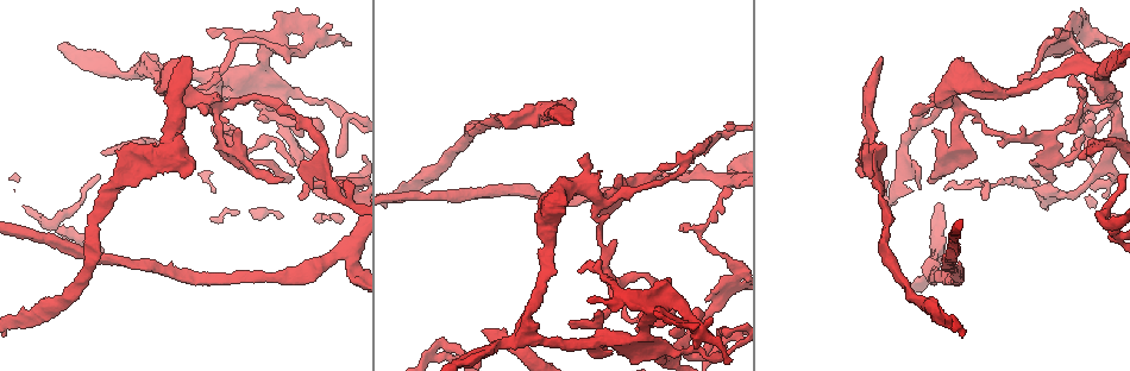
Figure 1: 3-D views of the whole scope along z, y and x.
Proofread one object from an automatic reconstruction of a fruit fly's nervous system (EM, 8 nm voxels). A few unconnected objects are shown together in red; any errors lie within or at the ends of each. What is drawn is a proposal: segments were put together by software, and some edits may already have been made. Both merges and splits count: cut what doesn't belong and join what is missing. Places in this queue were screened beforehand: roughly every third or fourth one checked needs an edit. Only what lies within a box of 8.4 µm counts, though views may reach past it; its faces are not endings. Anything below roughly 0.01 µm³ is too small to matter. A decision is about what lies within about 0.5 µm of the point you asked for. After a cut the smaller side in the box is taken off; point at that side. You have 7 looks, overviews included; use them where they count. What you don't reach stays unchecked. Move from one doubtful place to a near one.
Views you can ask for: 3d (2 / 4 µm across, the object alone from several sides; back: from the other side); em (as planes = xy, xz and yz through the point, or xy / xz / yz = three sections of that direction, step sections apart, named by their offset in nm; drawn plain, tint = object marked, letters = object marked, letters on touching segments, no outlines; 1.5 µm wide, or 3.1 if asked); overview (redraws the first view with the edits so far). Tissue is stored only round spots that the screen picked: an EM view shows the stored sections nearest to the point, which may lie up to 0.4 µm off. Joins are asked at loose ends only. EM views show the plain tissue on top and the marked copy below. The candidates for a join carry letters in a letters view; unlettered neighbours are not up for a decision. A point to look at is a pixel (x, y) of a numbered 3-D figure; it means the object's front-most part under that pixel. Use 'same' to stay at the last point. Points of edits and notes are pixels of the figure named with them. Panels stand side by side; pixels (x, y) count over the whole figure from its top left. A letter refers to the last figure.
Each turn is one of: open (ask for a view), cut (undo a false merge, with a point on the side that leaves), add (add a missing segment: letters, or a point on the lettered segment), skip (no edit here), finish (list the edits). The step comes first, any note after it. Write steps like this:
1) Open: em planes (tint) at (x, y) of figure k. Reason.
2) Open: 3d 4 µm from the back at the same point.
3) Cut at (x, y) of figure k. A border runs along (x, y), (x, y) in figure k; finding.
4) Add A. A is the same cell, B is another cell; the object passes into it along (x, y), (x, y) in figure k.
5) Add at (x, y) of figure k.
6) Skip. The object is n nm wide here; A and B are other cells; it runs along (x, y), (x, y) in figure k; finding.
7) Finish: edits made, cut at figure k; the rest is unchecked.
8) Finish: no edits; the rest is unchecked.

Open: em xz step 8 (tint) at (143, 66) of figure 1. Abrupt turn.

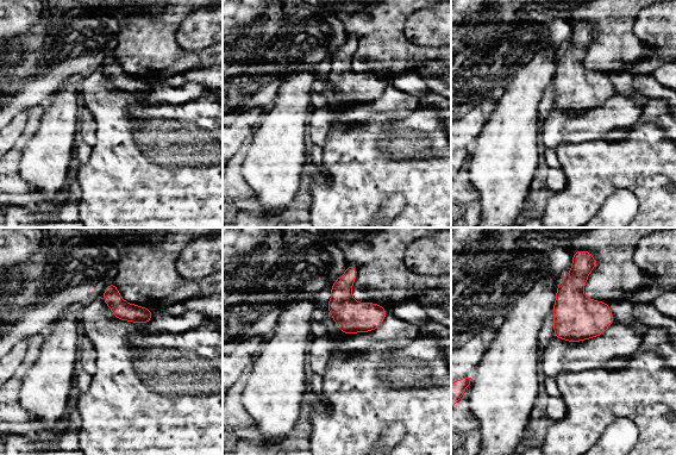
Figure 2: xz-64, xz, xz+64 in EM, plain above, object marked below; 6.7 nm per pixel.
Open: em planes (letters) at the same point. Another direction.

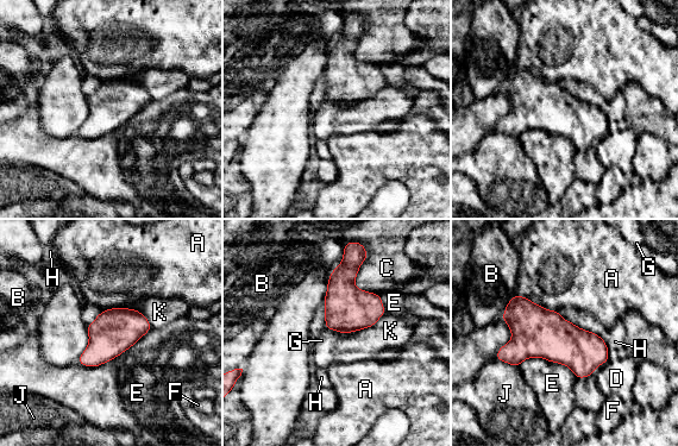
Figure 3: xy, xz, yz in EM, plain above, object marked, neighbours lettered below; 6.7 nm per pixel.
Skip. The object is 300 nm wide here; A, B, C, D, E, F, G, H, J and K are other cells; a border runs along (151, 327), (101, 364), (77, 363) in figure 3; one neuron here.

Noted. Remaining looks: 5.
Open: em yz step 8 (letters) at (930, 180) of figure 1. Branch stops here.

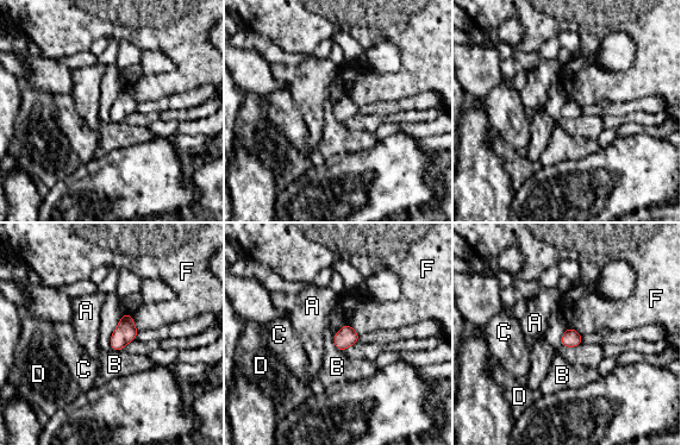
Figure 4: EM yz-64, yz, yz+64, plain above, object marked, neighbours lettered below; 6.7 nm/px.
Open: em planes (letters) at the same point. Another direction.

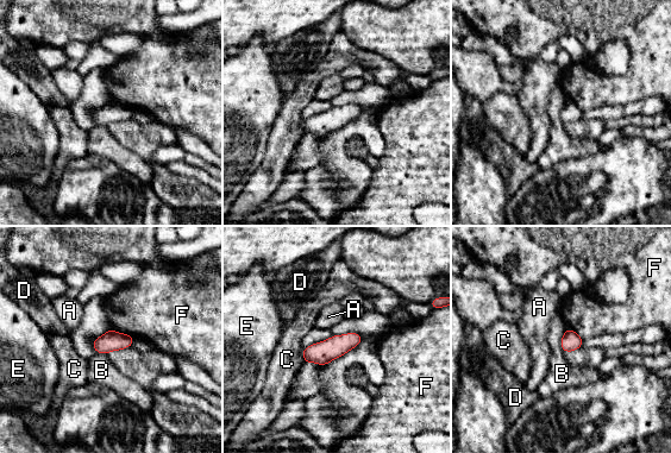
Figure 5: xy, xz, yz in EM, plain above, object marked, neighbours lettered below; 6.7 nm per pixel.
Skip. The object is 130 nm wide here; the longest contact is with F, 180 nm; A, B, C, D, E and F are other cells; no lettered segment goes on from it.

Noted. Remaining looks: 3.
Open: em planes (tint) at (1045, 194) of figure 1. Abrupt turn.

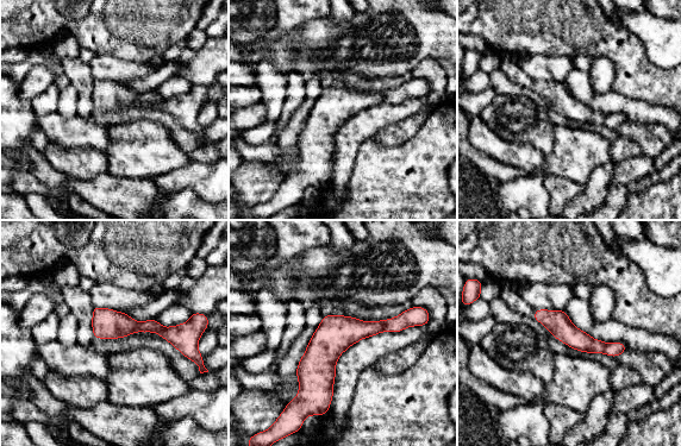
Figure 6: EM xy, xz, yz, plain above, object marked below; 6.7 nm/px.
Open: em planes (letters) at the same point. See the neighbours.

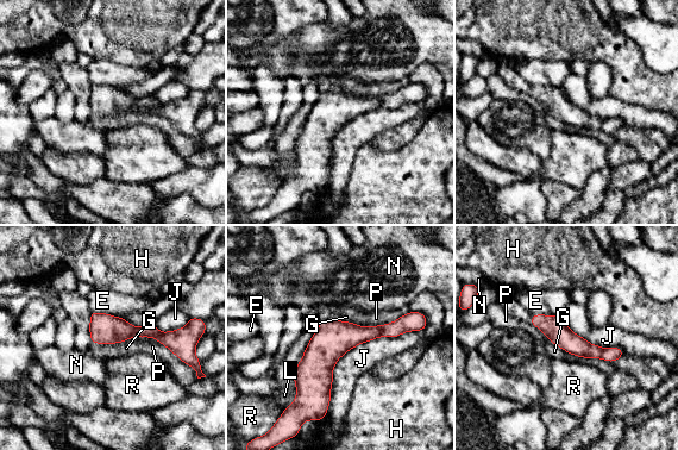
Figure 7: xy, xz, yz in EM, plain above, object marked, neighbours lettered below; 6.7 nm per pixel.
Skip. E, G, H, J, L, N, P and R are other cells; it runs along (410, 326), (349, 335), (299, 397) in figure 7; one neuron here.

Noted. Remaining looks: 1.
Finish: no edits; the rest is unchecked.

